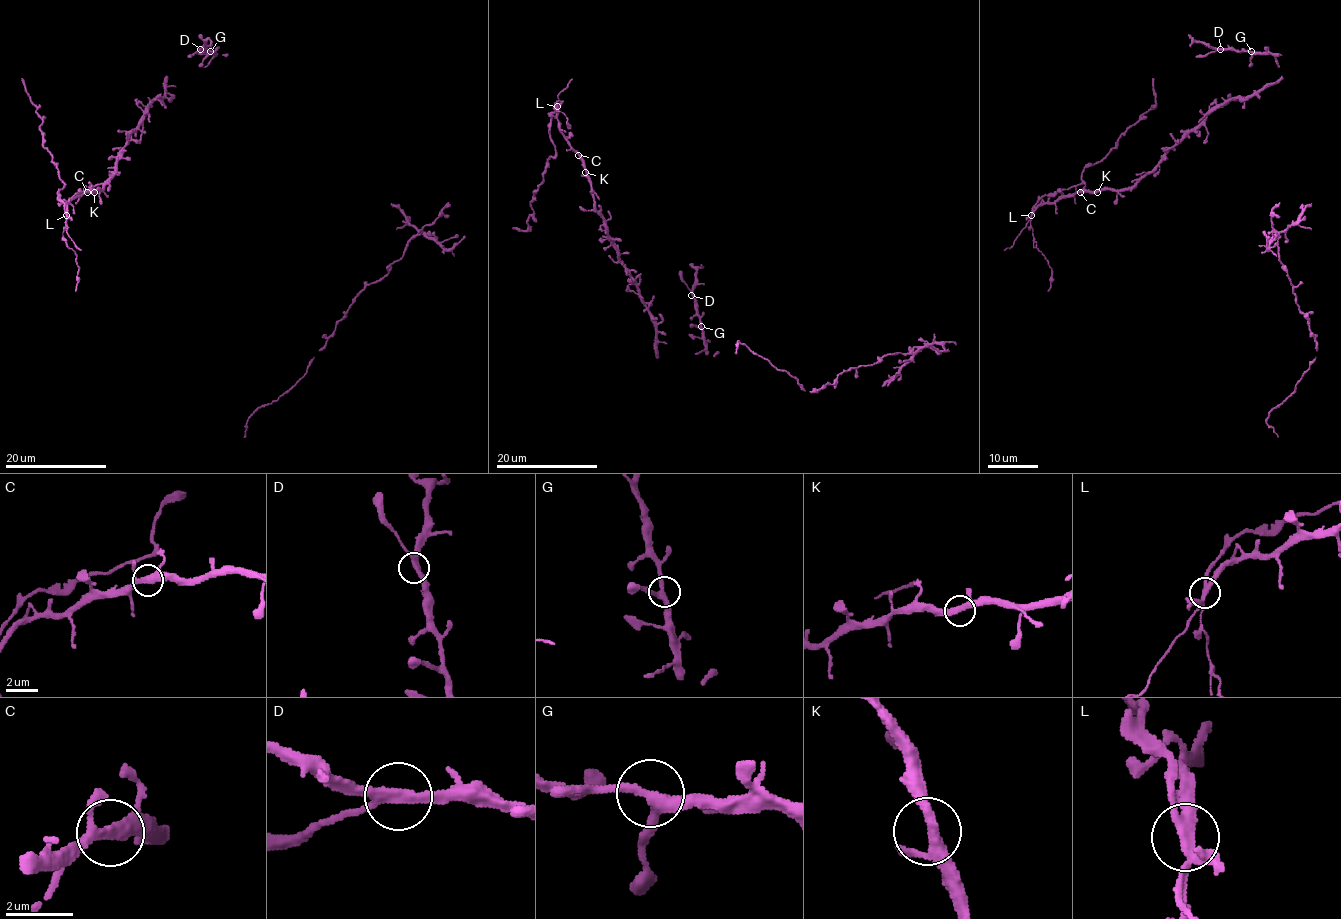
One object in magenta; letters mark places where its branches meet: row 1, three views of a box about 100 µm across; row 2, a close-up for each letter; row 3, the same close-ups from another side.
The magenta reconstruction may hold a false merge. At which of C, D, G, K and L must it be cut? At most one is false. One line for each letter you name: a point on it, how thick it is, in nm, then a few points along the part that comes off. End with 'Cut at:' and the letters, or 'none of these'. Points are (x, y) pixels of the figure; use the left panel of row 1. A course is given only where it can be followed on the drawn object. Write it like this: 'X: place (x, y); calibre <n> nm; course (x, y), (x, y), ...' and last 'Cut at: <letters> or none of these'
L: place (66, 215); calibre 280 nm; course (67, 214), (59, 195), (64, 184), (53, 163), (53, 155), (43, 145), (40, 127), (43, 120), (21, 78)
Cut at: L

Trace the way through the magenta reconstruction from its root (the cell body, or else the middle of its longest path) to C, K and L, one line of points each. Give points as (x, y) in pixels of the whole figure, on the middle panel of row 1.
C: (666, 343), (657, 339), (657, 329), (638, 285), (612, 244), (604, 218), (594, 208), (592, 182), (578, 155)
K: (666, 343), (657, 339), (657, 329), (638, 285), (612, 244), (604, 218), (594, 208), (592, 182), (585, 172)
L: (666, 343), (657, 339), (638, 285), (594, 208), (590, 179), (560, 129), (558, 107)

